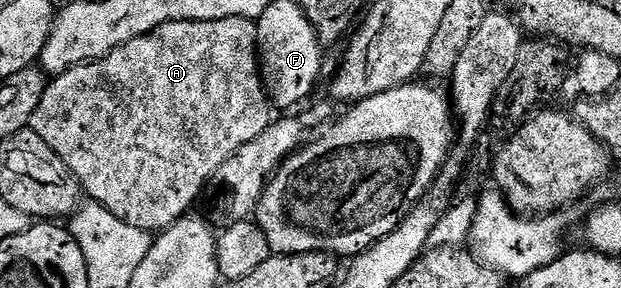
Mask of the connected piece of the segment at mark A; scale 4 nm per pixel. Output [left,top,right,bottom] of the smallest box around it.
[31,18,274,232]

